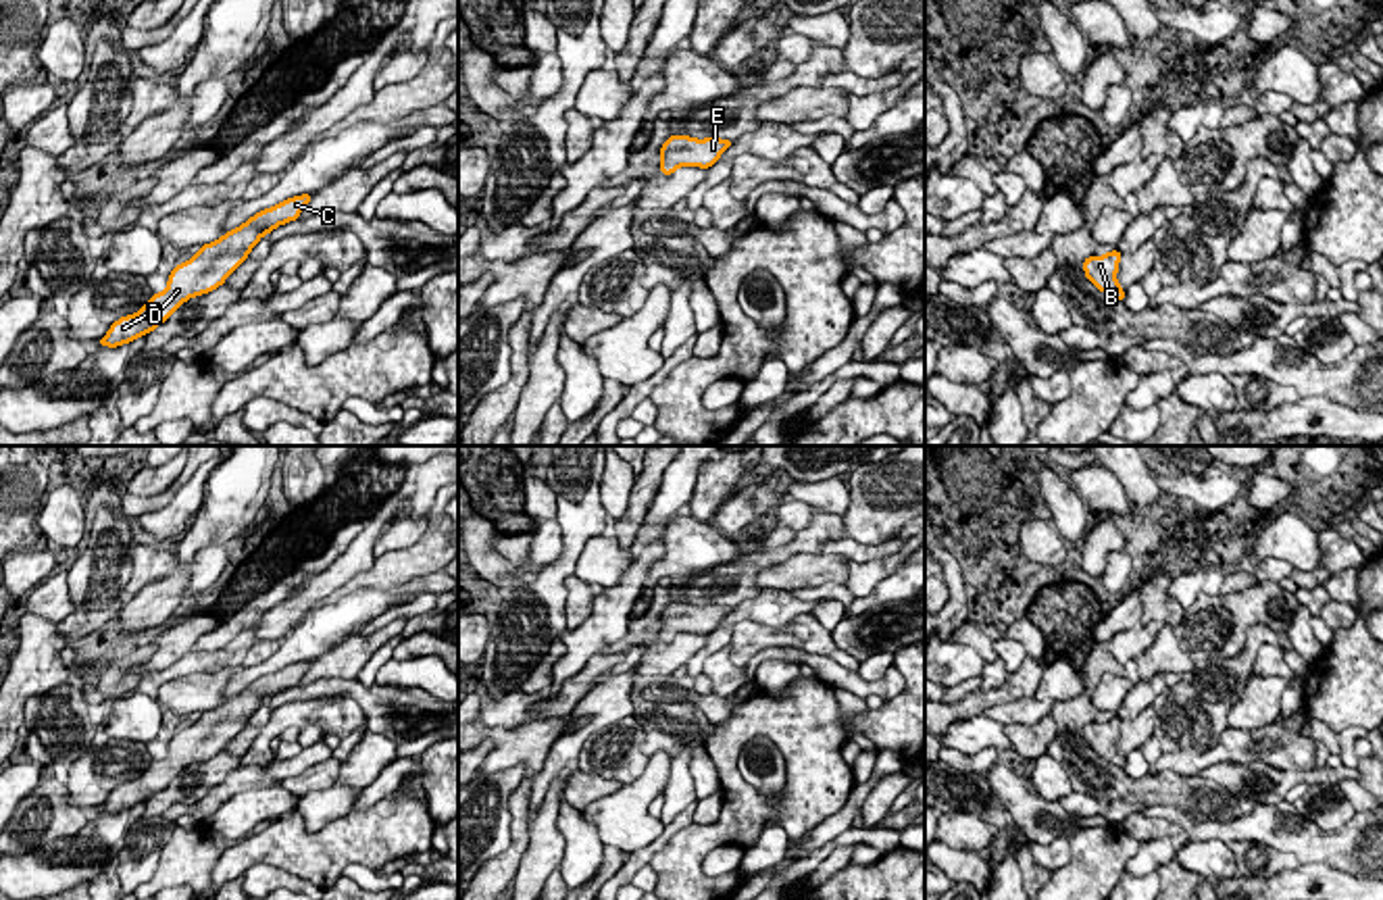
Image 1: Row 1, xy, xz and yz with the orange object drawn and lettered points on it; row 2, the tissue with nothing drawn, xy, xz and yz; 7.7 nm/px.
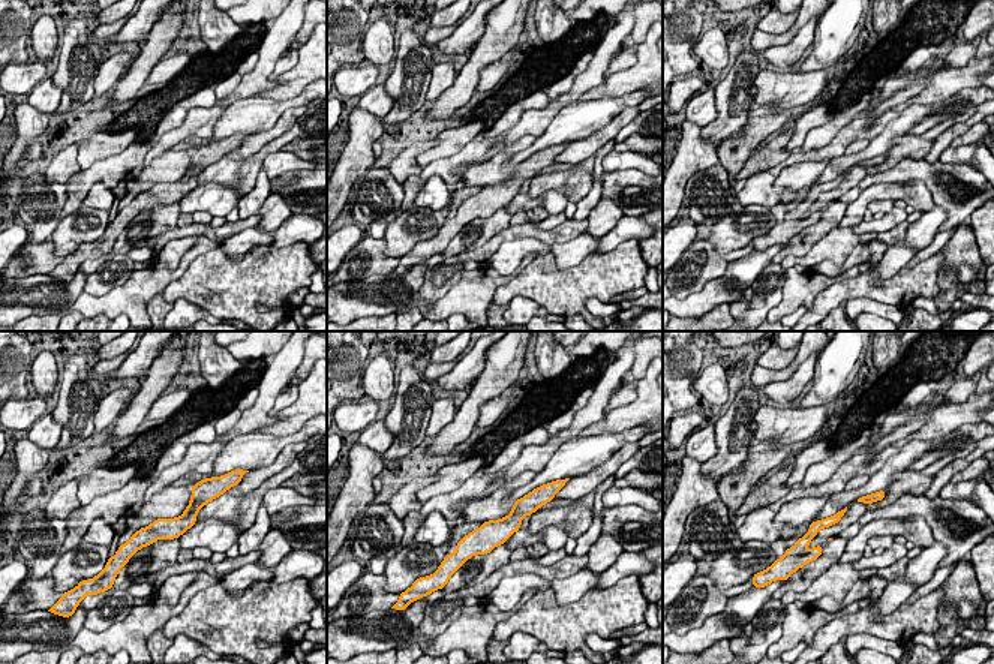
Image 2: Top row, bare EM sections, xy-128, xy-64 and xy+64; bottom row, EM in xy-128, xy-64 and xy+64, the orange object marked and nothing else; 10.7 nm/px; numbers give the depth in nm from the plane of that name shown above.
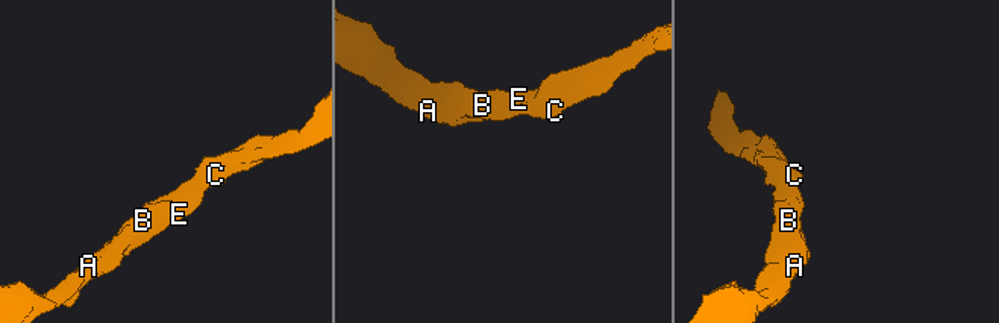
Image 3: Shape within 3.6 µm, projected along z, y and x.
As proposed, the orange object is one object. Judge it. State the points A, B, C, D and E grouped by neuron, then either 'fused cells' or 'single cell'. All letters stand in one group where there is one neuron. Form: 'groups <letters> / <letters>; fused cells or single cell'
groups A B C D E; single cell

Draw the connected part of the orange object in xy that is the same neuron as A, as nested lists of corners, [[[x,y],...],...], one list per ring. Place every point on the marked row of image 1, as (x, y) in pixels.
[[[312,194],[287,198],[277,206],[256,212],[217,242],[200,246],[194,258],[171,271],[165,292],[152,294],[140,312],[115,321],[98,346],[117,348],[133,342],[162,325],[185,300],[223,285],[229,273],[248,260],[258,240],[275,227],[296,221],[310,198]]]

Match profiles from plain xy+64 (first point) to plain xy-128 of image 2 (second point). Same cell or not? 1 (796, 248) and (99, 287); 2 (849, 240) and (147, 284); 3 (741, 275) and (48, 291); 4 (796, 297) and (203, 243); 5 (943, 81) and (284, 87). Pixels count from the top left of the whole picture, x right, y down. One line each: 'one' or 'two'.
1: two
2: two
3: one
4: one
5: one

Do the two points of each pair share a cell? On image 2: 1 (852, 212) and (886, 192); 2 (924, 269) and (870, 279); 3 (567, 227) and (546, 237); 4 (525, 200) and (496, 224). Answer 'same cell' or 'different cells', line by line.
1: same cell
2: same cell
3: same cell
4: different cells

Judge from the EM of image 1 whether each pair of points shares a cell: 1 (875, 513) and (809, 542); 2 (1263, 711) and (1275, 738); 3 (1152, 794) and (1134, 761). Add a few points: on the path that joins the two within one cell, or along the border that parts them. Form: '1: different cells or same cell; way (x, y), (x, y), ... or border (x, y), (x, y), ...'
1: different cells; border (840, 517), (848, 536)
2: different cells; border (1273, 721), (1252, 730), (1229, 728)
3: different cells; border (1121, 769), (1132, 778), (1148, 773)

